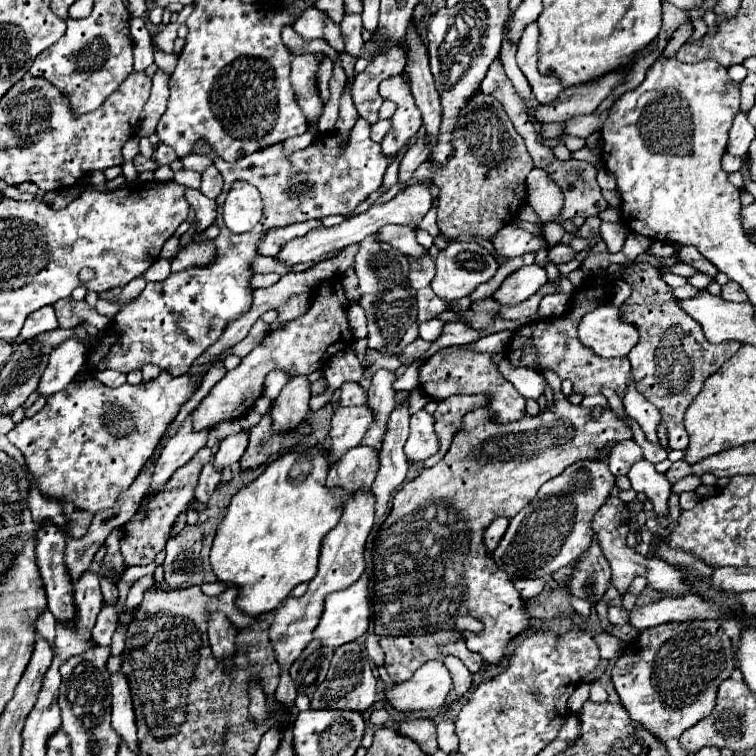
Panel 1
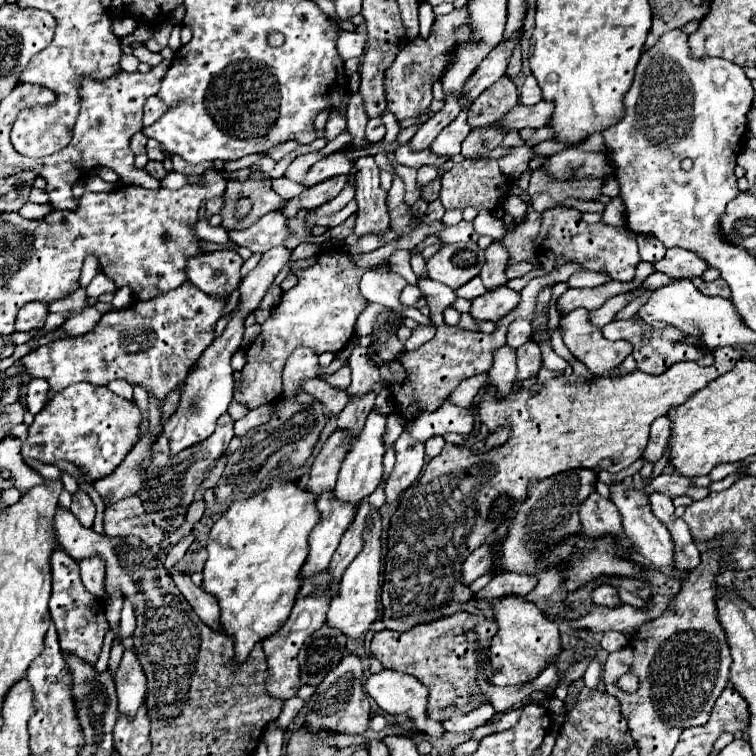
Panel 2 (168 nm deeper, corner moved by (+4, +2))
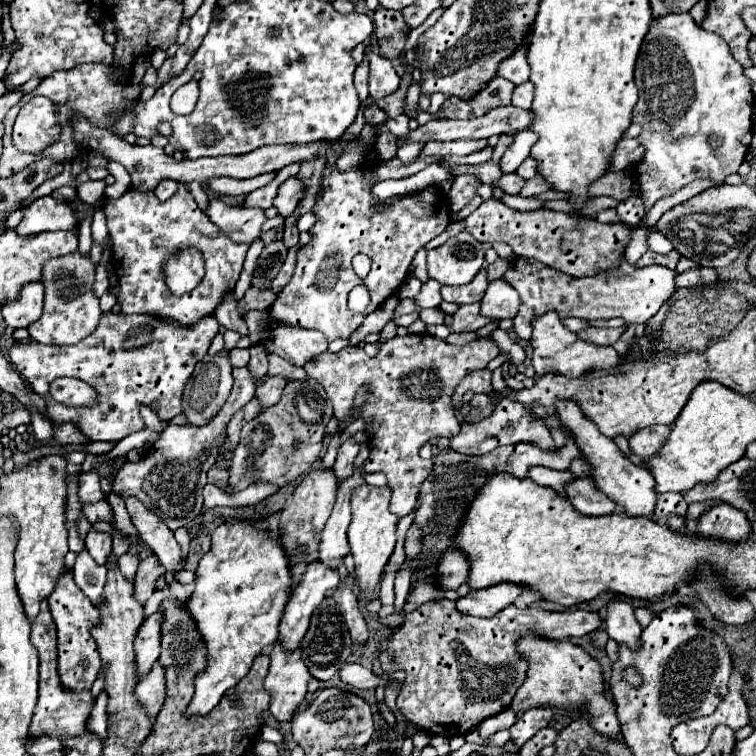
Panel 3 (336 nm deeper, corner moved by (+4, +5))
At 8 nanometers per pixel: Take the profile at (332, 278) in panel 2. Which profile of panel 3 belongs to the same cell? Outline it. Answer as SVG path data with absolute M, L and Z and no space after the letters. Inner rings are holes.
M361 163L337 171L337 165L325 165L321 195L311 209L317 217L317 223L309 229L311 241L297 251L295 273L271 307L271 317L277 323L319 329L329 341L351 337L365 315L349 311L349 291L357 285L365 285L371 295L367 313L371 313L409 277L409 265L415 253L449 225L449 205L435 185L409 195L379 199L371 195L375 181L363 179L365 171L371 167L373 163ZM357 253L365 253L371 259L371 271L365 279L359 279L351 267L351 259Z

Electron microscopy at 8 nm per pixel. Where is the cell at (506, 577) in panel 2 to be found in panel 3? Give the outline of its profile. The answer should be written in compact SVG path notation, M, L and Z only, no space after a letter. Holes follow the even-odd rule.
M501 583L489 589L479 589L479 591L471 591L465 597L459 597L455 601L457 609L465 615L473 615L473 617L493 617L497 615L501 609L505 609L507 605L511 605L519 595L523 593L523 587L513 585L513 583Z

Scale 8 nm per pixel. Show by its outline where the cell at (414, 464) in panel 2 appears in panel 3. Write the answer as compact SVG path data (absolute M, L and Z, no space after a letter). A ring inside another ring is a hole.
M405 335L405 337L393 337L393 341L387 341L385 345L381 345L377 355L373 355L373 357L369 357L361 347L349 345L337 353L325 351L325 353L313 357L311 361L307 361L303 365L303 369L307 371L309 377L317 379L325 387L327 397L333 403L333 411L335 411L335 417L339 423L343 423L351 415L353 405L355 405L355 393L361 387L365 389L365 403L359 409L357 417L363 417L367 423L365 433L369 437L371 453L369 453L369 459L363 469L365 469L365 473L385 473L387 475L387 483L393 489L389 509L395 515L405 517L415 507L421 483L433 471L433 463L421 459L419 449L435 437L453 437L459 433L459 421L453 413L453 407L449 405L449 401L455 393L455 387L467 373L487 367L487 363L491 359L495 359L497 355L499 355L497 343L491 339L477 339L473 343L459 347L459 345L449 345L443 339L437 339L433 335Z

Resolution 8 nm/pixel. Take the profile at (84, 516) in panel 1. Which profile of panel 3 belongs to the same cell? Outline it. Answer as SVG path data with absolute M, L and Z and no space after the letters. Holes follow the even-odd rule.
M93 471L81 473L81 477L79 477L79 499L81 499L81 503L93 503L93 501L103 499L97 473L93 473Z

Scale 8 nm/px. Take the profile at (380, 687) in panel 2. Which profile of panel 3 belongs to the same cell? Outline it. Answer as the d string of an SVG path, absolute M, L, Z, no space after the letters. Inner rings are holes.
M355 663L345 665L345 667L339 671L339 677L341 677L343 683L353 685L353 687L357 687L357 689L377 689L379 685L383 685L383 687L389 685L383 677L375 675L371 669L365 669L365 667L355 665Z

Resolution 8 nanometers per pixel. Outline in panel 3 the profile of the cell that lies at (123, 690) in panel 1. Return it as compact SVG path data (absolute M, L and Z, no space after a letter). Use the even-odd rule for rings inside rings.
M159 607L153 615L145 619L141 625L137 639L135 639L135 653L137 653L137 673L139 677L145 677L151 669L151 665L159 659L161 649L161 621L165 619L165 609Z

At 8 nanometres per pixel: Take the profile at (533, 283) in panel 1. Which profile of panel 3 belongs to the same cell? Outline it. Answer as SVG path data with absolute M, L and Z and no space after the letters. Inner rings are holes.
M479 303L459 307L459 311L453 315L453 323L451 323L449 331L451 333L465 333L465 331L477 331L477 329L485 327L489 321L485 317L481 317L479 309L481 309Z

